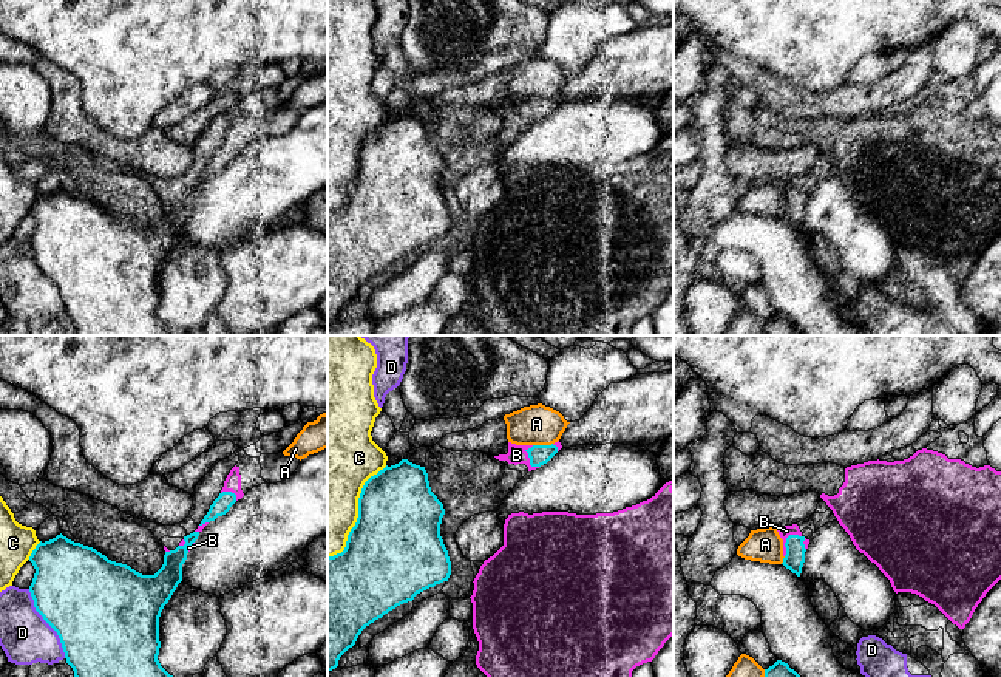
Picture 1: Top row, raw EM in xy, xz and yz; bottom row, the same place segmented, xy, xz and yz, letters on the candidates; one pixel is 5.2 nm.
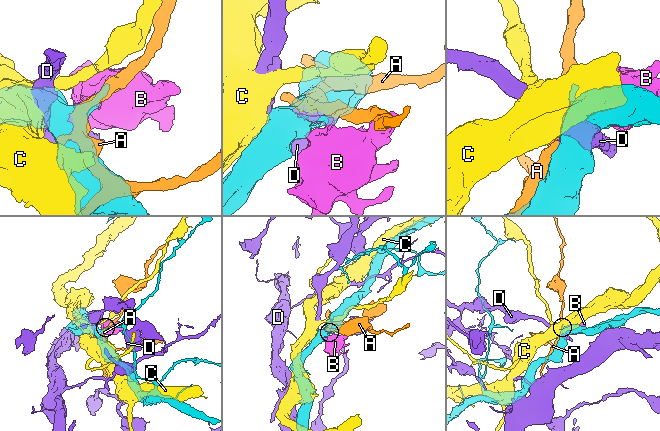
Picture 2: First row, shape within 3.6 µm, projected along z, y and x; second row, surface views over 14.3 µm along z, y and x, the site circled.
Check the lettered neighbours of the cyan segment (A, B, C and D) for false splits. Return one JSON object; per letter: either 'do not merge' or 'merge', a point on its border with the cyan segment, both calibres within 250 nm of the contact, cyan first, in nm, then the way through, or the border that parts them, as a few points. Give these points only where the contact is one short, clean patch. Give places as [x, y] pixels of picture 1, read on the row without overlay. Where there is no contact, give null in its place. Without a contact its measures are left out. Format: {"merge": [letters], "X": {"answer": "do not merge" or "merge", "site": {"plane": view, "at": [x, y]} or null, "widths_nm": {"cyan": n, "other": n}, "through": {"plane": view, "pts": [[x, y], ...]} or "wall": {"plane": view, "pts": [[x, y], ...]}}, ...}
{"merge": ["B"], "A": {"answer": "do not merge", "site": {"plane": "xz", "at": [542, 99]}, "widths_nm": {"cyan": 110, "other": 200}}, "B": {"answer": "merge", "site": {"plane": "yz", "at": [787, 193]}, "widths_nm": {"cyan": 110, "other": 60}}, "C": {"answer": "do not merge", "site": {"plane": "xz", "at": [359, 167]}, "widths_nm": {"cyan": 480, "other": 380}}, "D": {"answer": "do not merge", "site": {"plane": "xy", "at": [47, 275]}, "widths_nm": {"cyan": 480, "other": 260}}}

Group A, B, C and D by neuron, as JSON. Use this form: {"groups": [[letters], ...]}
{"groups": [["A"], ["B"], ["C"], ["D"]]}

